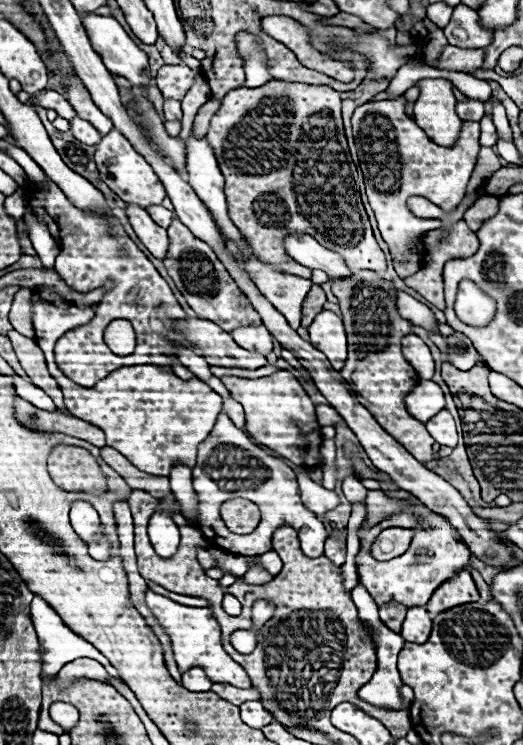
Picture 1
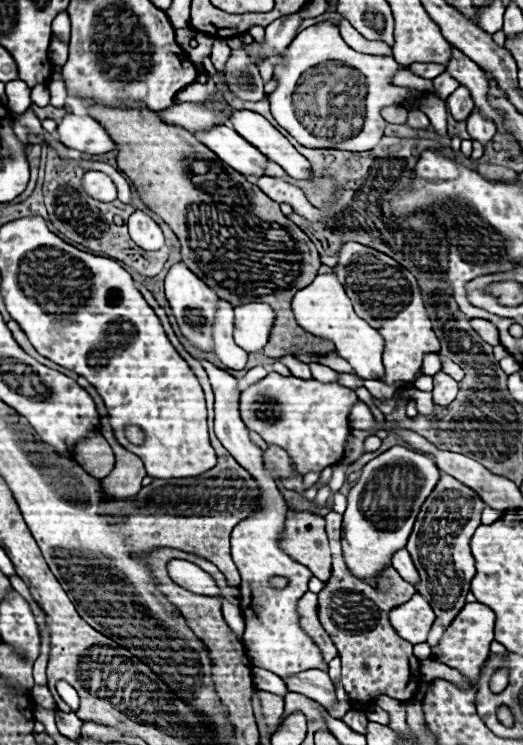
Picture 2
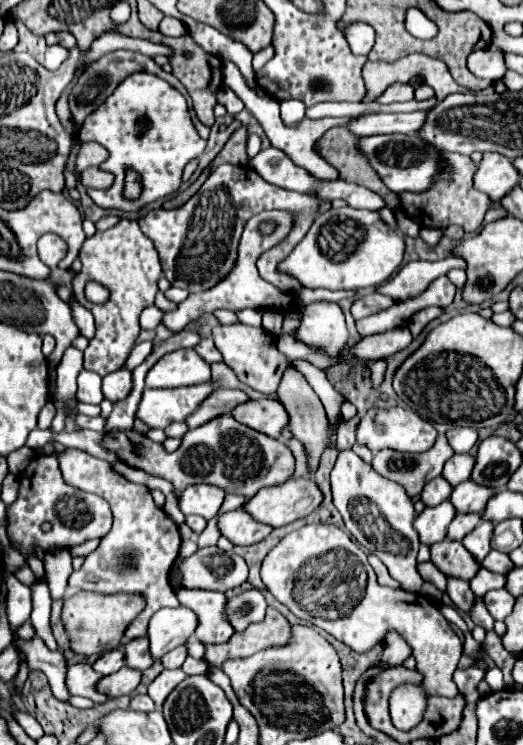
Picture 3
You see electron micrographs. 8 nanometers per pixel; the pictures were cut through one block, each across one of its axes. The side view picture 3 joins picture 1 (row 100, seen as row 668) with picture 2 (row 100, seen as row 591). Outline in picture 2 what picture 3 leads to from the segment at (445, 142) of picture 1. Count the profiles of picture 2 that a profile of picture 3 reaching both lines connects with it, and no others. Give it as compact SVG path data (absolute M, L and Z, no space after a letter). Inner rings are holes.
M320 22L308 26L288 44L282 62L274 65L276 89L267 95L270 112L276 122L306 148L334 148L348 152L372 150L384 134L380 108L394 102L404 104L408 92L412 92L392 84L392 74L398 68L402 66L392 56L368 56L352 50L342 40L336 24ZM334 82L340 86L340 94L334 92ZM360 84L366 84L366 96L358 94L358 90L362 90L358 88Z

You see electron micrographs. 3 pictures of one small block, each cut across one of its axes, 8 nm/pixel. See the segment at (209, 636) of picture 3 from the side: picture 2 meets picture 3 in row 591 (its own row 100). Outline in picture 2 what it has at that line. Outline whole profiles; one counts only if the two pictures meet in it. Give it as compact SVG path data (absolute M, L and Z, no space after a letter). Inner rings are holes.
M194 82L192 86L186 86L178 96L176 96L176 102L208 102L210 100L210 94L214 92L214 84L208 82L208 84L200 84L200 82Z

